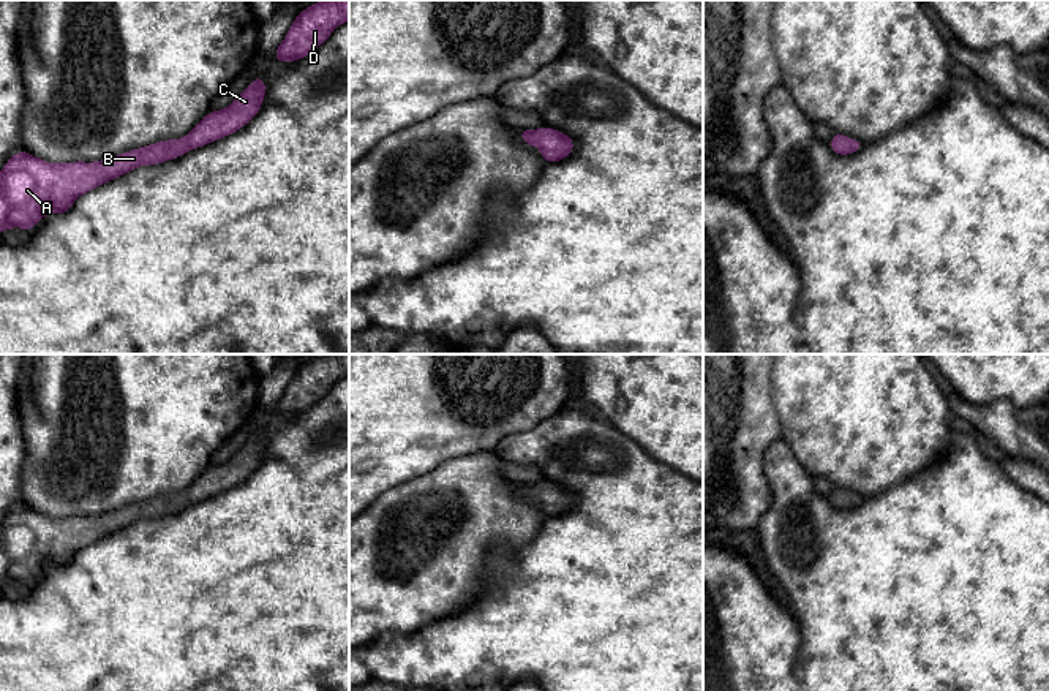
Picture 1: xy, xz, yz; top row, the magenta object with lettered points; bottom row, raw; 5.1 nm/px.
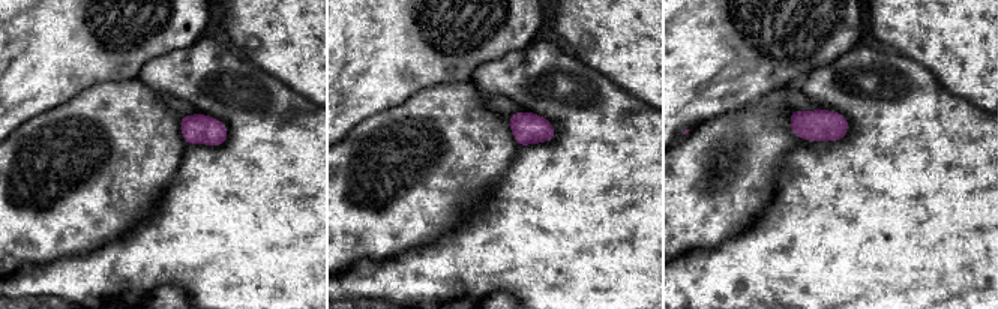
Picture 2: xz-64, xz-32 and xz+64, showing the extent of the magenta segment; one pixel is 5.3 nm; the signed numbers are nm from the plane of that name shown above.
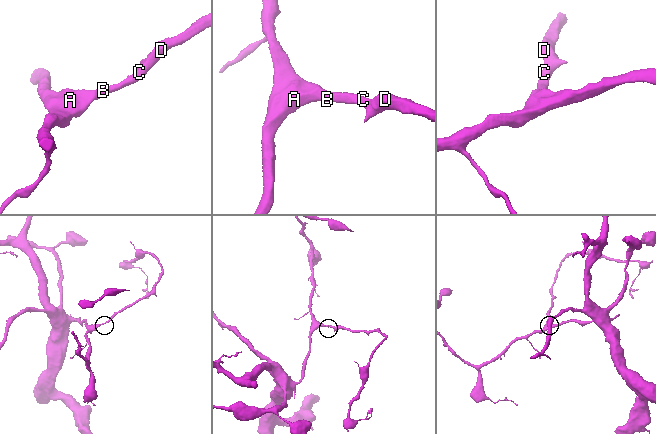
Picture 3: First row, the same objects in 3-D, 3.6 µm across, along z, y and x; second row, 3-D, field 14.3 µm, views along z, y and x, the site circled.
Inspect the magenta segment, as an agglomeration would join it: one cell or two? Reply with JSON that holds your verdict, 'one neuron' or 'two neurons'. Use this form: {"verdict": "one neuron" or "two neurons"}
{"verdict": "one neuron"}

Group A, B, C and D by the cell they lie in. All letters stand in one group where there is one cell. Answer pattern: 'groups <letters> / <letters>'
groups A B C D

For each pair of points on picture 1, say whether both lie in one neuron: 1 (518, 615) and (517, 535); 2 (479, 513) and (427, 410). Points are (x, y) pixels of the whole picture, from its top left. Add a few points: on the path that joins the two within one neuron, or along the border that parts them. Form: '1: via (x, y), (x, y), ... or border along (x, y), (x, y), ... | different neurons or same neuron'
1: border along (544, 522), (520, 547), (500, 546), (484, 565) | different neurons
2: border along (488, 449), (449, 459), (419, 476) | different neurons

